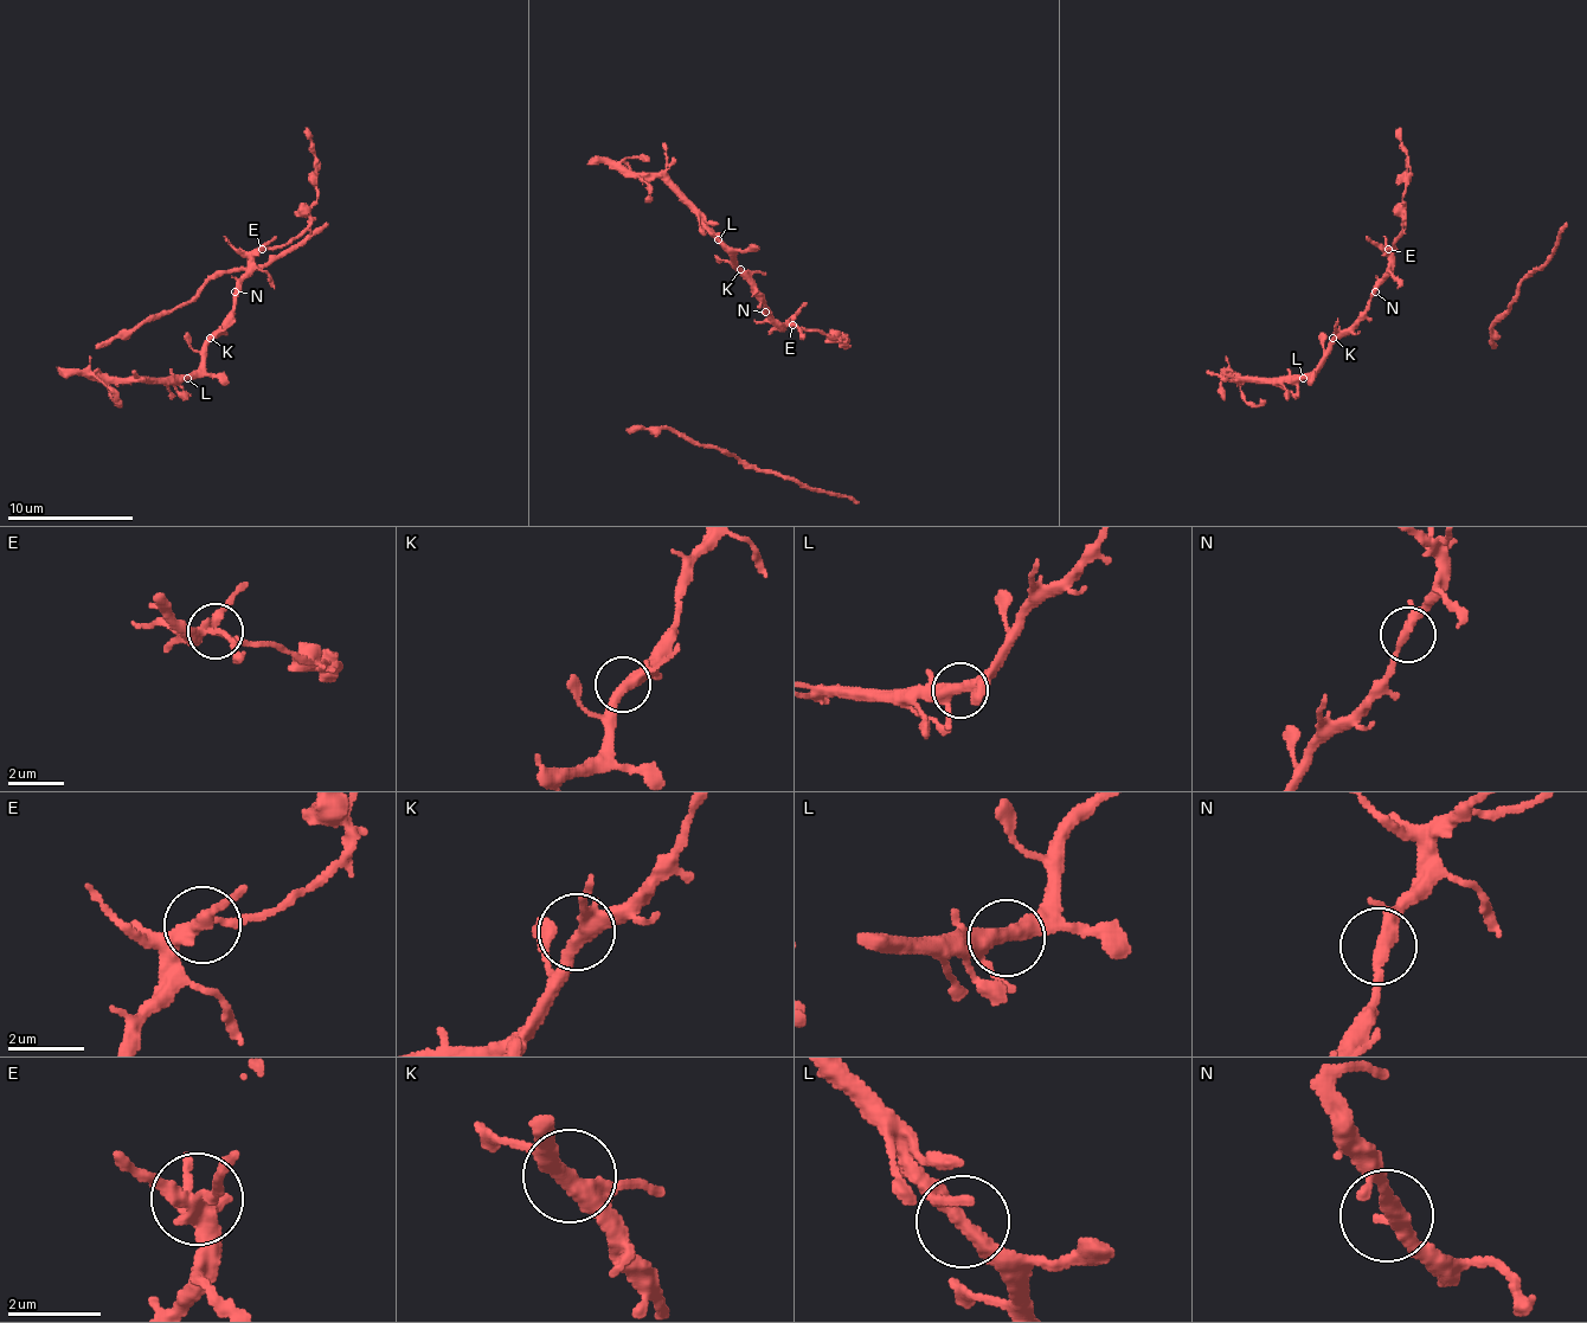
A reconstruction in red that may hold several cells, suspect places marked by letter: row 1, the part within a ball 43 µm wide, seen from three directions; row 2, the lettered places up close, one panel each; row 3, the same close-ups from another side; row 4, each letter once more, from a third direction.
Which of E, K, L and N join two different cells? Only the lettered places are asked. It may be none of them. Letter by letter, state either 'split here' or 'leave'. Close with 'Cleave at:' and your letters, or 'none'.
E: split here
K: leave
L: leave
N: leave
Cleave at: E

